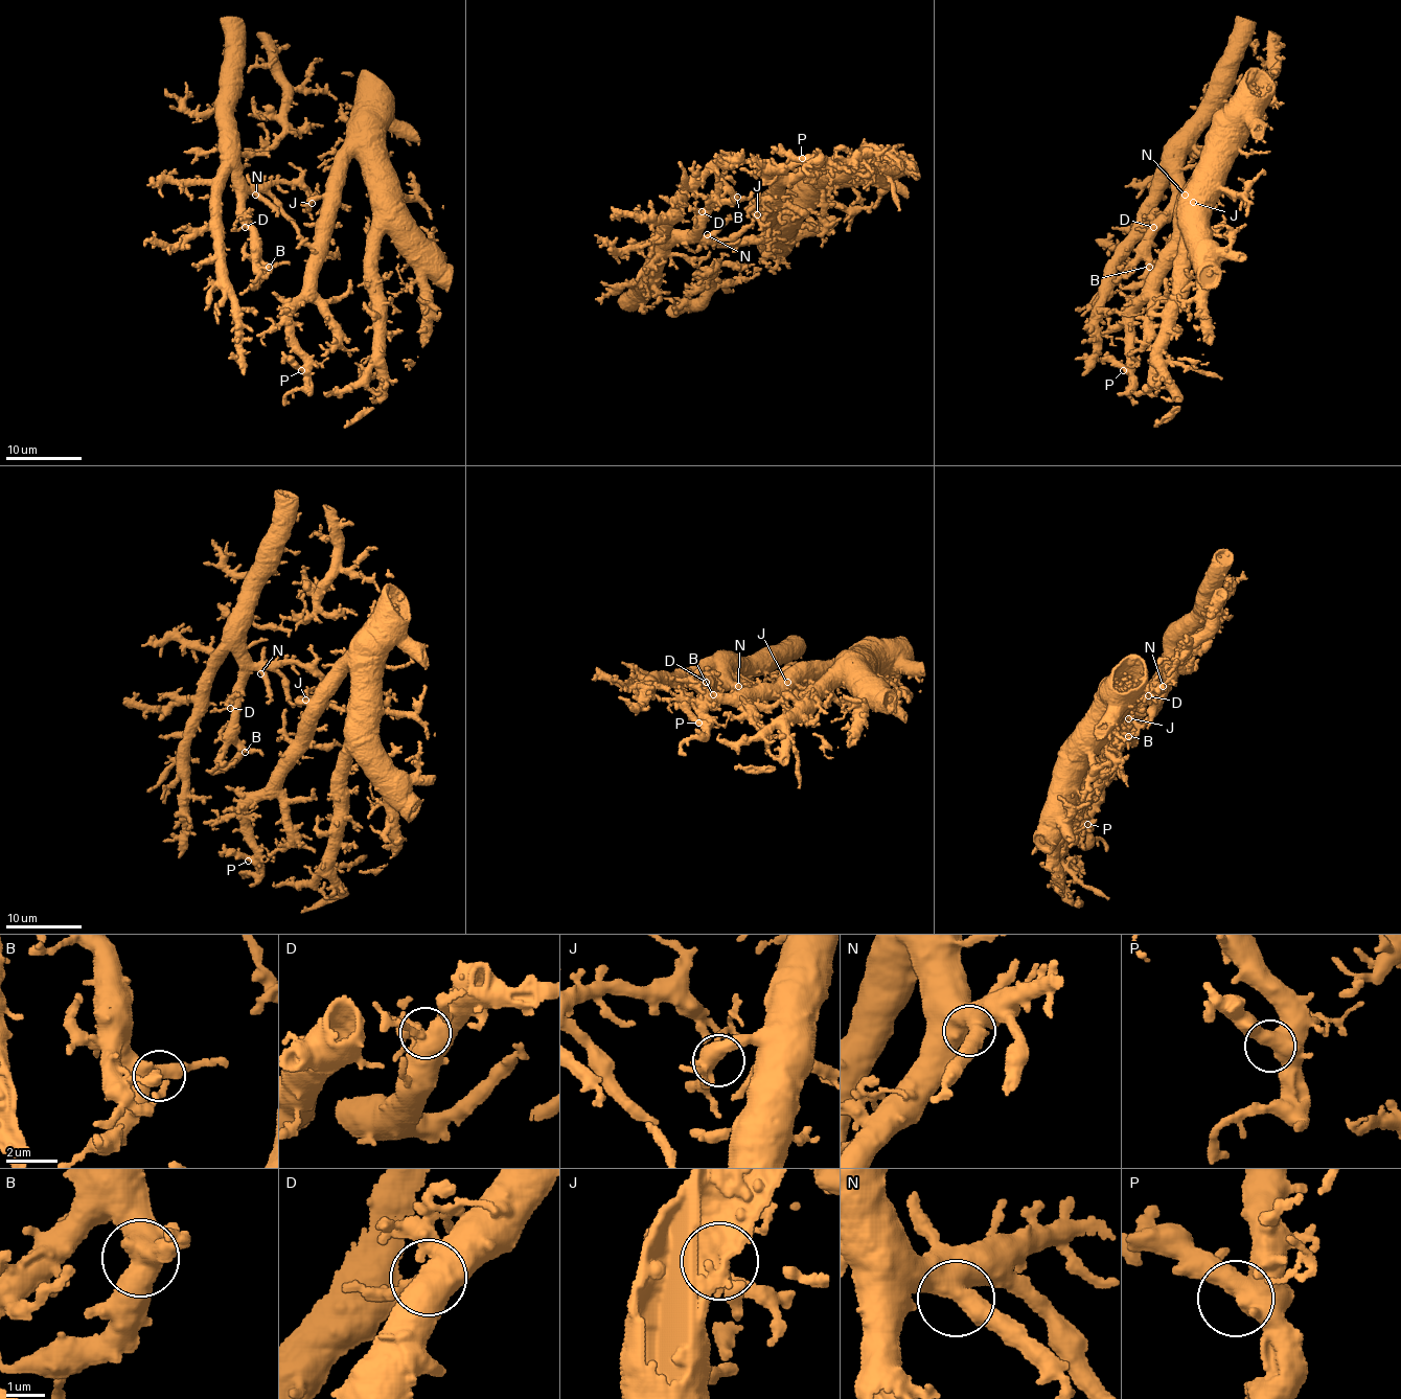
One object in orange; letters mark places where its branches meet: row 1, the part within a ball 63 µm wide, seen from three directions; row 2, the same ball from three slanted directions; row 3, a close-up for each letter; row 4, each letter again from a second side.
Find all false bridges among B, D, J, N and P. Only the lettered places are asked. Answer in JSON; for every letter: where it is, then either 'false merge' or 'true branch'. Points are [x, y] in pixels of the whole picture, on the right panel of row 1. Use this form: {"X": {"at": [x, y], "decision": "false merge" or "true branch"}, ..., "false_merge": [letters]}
{"B": {"at": [1149, 267], "decision": "true branch"}, "D": {"at": [1153, 227], "decision": "true branch"}, "J": {"at": [1193, 202], "decision": "true branch"}, "N": {"at": [1185, 195], "decision": "true branch"}, "P": {"at": [1123, 370], "decision": "true branch"}, "false_merge": []}

